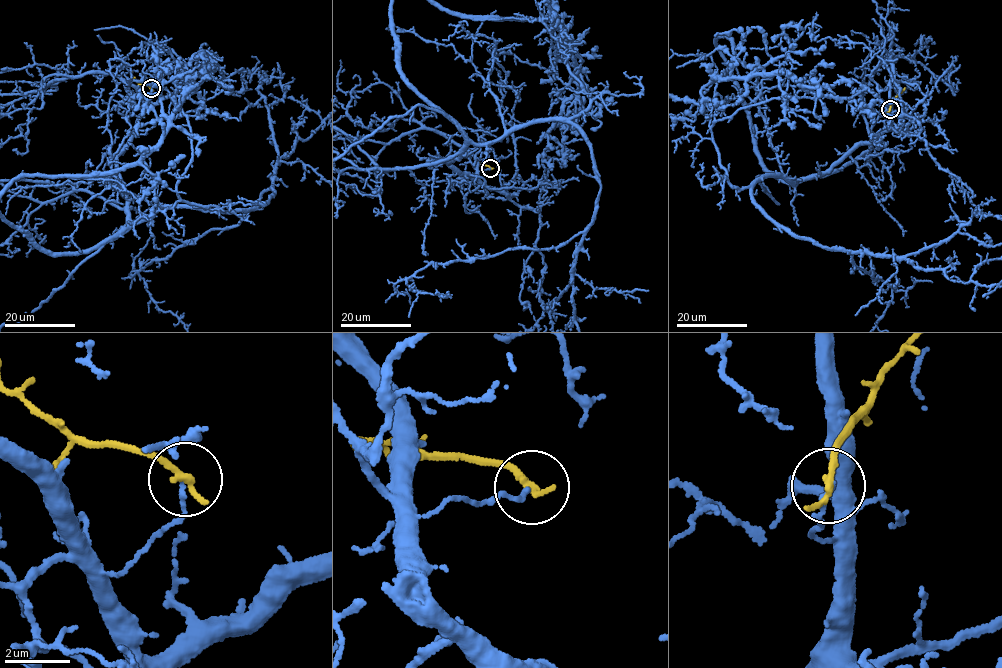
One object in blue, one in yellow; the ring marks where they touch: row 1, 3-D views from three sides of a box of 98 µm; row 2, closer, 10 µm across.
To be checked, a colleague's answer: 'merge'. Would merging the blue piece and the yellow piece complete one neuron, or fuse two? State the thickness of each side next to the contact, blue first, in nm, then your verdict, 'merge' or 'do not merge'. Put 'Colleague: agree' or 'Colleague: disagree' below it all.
calibres 120 and 280 nm; do not merge
Colleague: disagree

